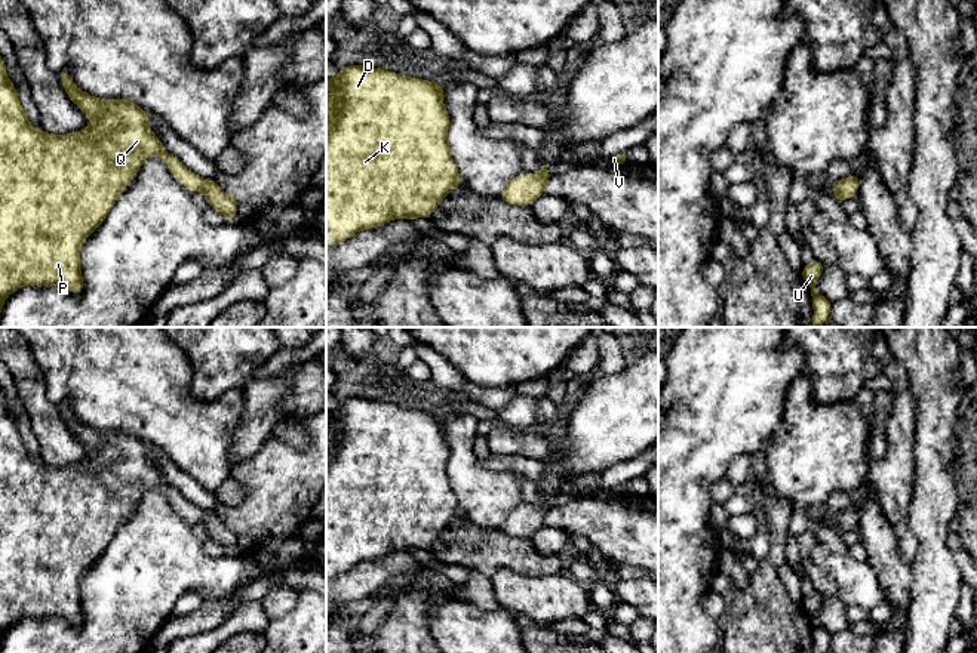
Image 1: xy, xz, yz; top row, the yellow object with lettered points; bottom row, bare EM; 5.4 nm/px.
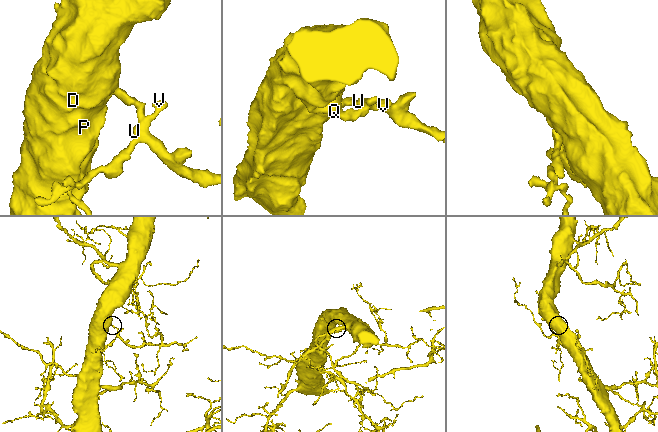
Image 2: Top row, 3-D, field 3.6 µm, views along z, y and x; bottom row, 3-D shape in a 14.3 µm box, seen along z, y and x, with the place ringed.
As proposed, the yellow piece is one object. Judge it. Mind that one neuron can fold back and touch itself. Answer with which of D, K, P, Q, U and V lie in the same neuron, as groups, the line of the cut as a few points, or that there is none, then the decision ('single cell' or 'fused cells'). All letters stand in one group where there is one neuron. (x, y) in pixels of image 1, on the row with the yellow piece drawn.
D K P Q U V; no cut; single cell

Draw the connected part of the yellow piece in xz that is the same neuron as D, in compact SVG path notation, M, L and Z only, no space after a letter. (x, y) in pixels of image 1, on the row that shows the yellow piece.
M350 65L334 78L326 78L326 246L345 241L362 230L381 227L391 219L431 218L439 203L458 185L463 185L448 145L449 115L443 105L443 86L423 78L399 76L381 68Z

